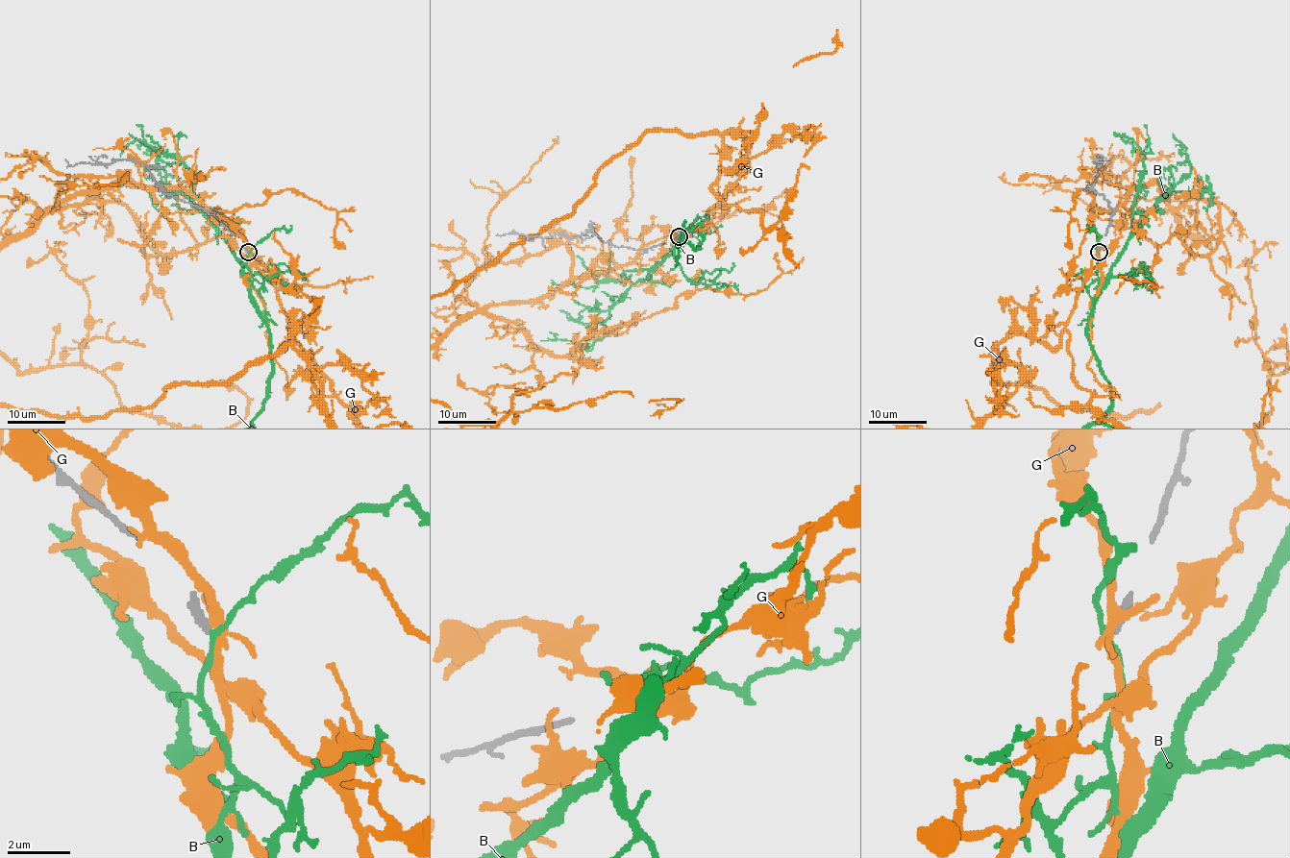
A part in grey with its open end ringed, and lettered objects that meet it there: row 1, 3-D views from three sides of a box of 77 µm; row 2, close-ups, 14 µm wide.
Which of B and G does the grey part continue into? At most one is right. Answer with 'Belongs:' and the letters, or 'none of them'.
Belongs: none of them

